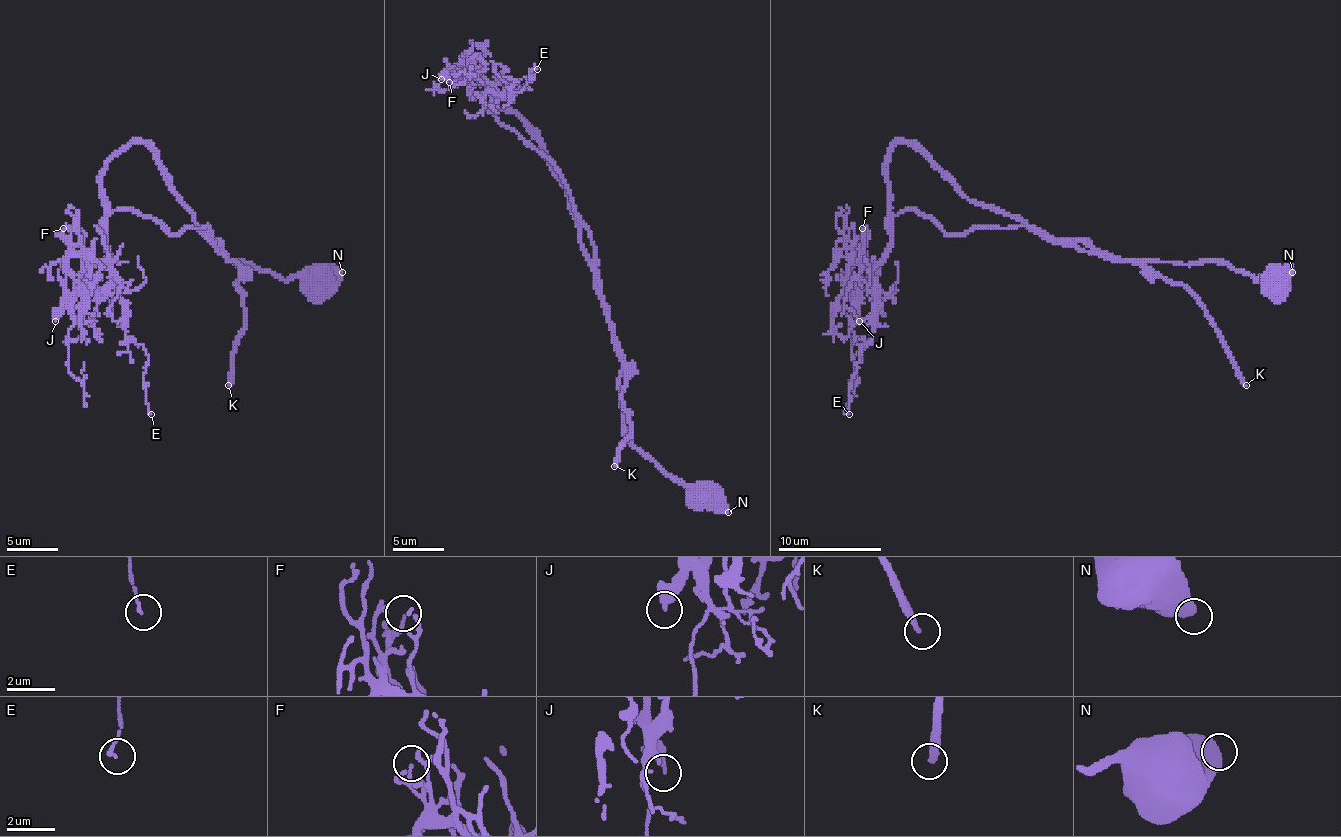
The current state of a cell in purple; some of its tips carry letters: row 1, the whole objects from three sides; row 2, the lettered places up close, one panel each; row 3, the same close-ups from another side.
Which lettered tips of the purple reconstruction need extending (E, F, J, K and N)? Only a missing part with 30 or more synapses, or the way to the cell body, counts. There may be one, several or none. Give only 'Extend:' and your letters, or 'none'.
Extend: K

